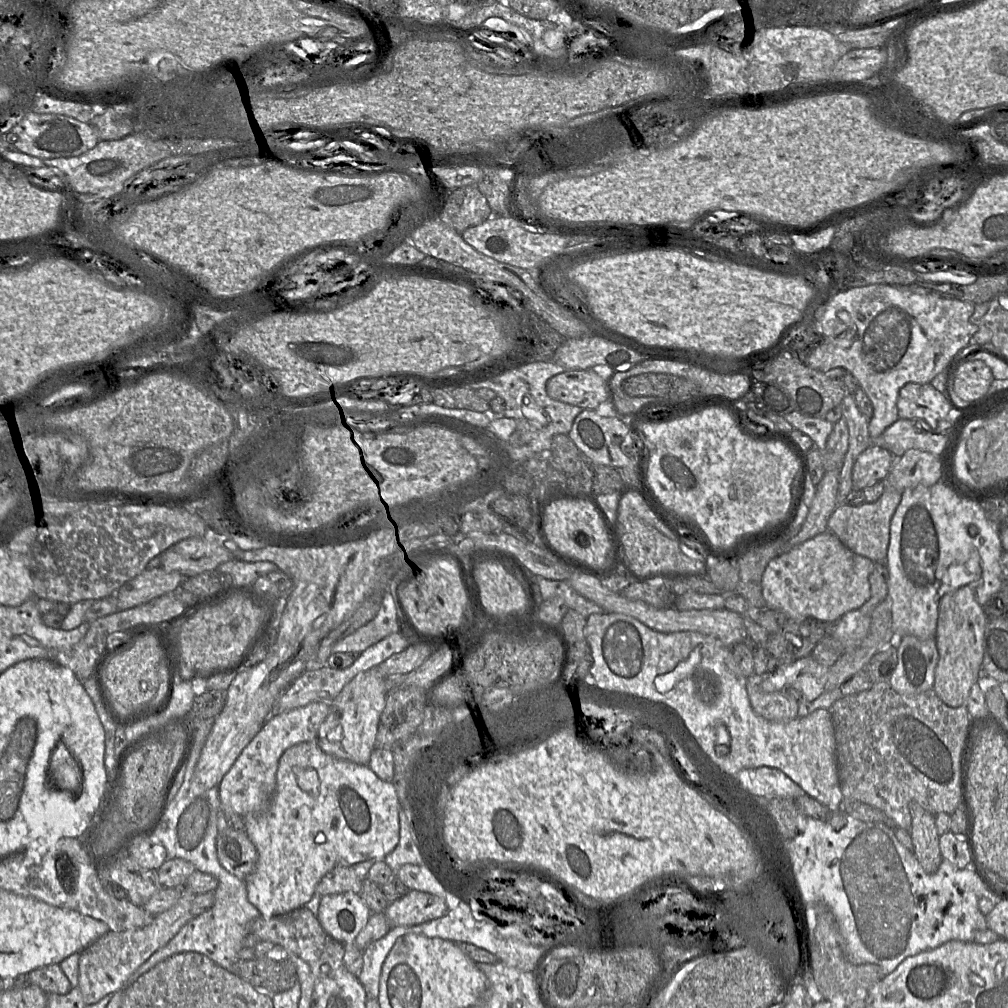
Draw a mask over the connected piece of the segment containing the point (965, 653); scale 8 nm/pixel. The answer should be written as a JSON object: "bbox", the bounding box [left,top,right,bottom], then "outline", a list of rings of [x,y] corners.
{"bbox":[934,588,988,707],"outline":[[[959,588],[942,598],[936,630],[938,662],[934,687],[938,697],[950,707],[965,706],[971,687],[981,677],[984,657],[984,633],[988,621],[973,588]]]}

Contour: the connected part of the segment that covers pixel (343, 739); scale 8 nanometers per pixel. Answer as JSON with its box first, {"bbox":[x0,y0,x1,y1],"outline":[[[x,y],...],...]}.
{"bbox":[317,667,387,765],"outline":[[[378,667],[358,673],[330,704],[329,714],[318,730],[317,744],[320,748],[335,758],[368,765],[375,748],[386,692],[387,681]]]}

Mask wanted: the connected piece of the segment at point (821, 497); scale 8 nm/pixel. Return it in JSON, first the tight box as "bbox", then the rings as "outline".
{"bbox":[789,470,839,549],"outline":[[[827,470],[816,486],[815,495],[797,535],[789,540],[790,549],[828,530],[828,520],[839,506],[837,499],[839,470]]]}

